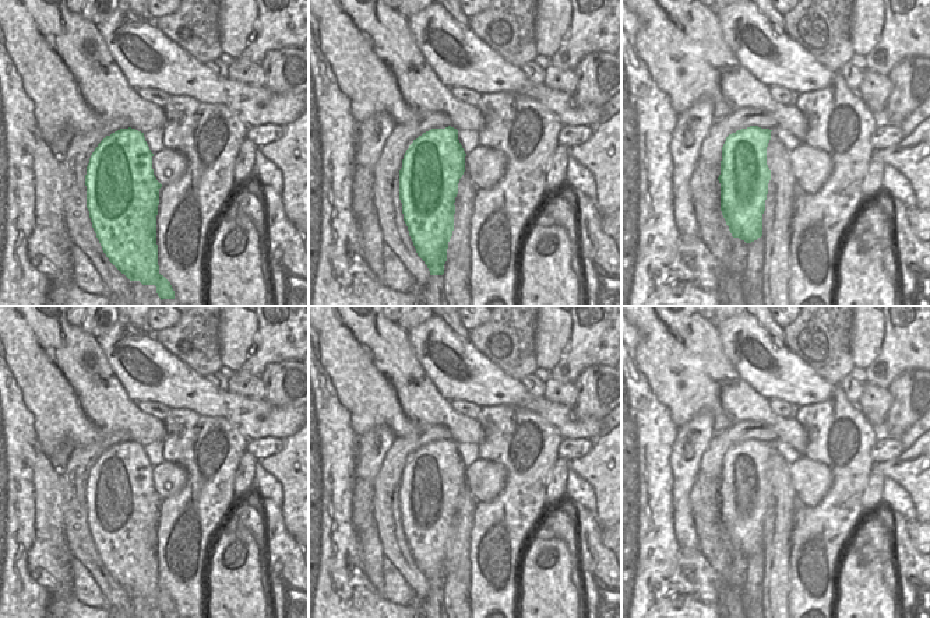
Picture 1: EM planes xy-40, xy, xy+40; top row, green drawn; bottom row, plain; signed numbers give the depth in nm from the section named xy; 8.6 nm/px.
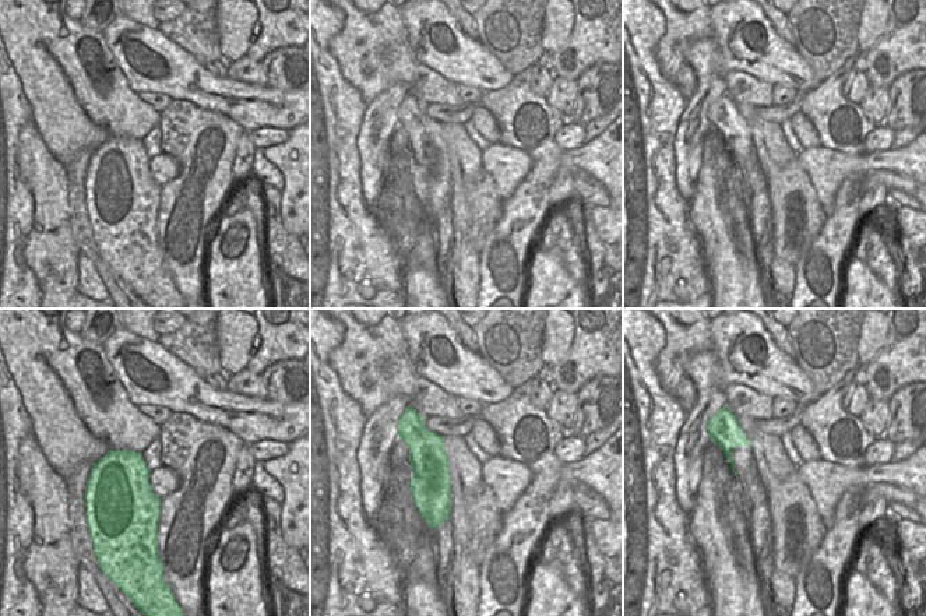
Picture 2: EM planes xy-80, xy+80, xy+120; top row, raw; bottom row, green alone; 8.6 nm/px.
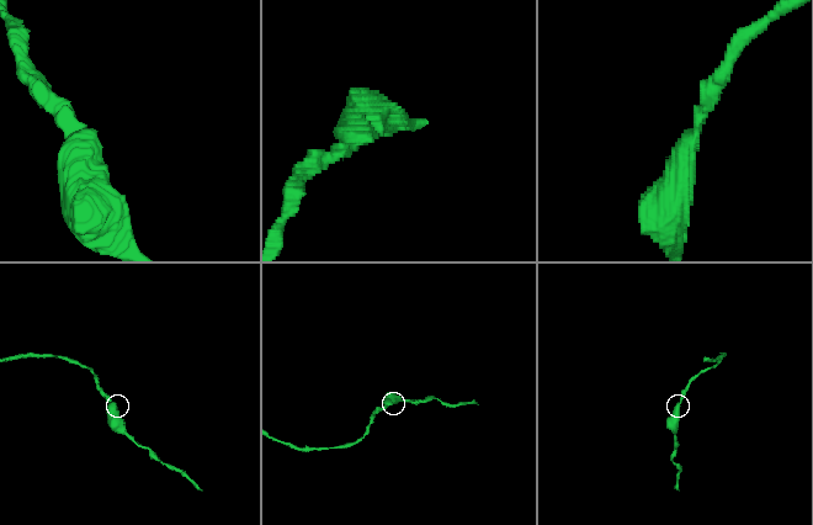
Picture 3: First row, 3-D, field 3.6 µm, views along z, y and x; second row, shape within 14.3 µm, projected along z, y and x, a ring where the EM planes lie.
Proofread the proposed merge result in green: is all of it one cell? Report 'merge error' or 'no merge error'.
no merge error

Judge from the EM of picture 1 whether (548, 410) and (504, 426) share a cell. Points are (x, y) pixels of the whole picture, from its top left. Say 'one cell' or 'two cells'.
two cells

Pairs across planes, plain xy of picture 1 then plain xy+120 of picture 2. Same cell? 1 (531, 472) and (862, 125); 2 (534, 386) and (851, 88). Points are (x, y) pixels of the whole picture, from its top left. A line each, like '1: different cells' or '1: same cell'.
1: same cell
2: same cell

